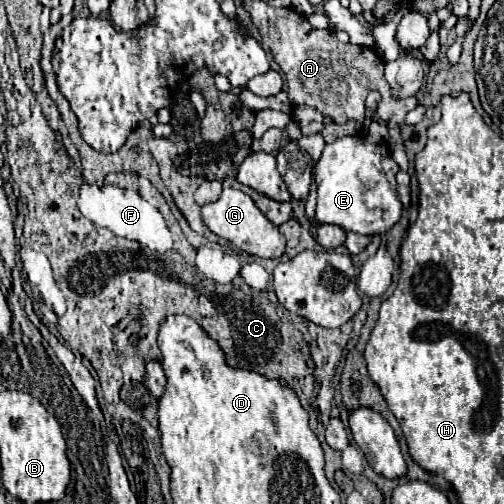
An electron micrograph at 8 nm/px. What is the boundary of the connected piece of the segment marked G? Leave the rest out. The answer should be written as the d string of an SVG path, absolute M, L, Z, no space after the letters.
M225 186L219 200L205 204L201 208L201 214L203 214L203 222L207 224L207 228L211 232L229 240L231 244L235 244L237 248L241 248L247 254L253 254L259 258L279 258L285 252L285 238L279 232L279 228L265 218L265 214L255 206L251 196L247 196L245 192L241 192L237 188Z

